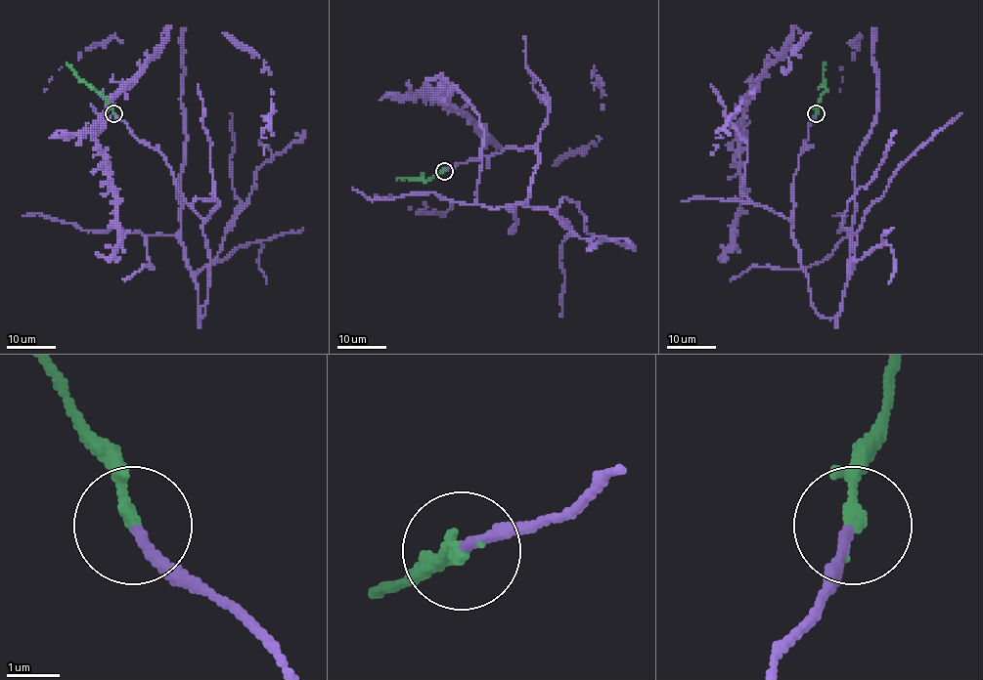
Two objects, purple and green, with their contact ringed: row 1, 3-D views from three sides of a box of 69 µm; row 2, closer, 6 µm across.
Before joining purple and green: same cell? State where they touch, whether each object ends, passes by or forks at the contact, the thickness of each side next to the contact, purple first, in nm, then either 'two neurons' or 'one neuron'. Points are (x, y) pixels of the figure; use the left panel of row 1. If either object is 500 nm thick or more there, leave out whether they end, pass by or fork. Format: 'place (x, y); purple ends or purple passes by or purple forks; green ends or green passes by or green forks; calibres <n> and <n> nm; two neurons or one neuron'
place (113, 113); purple ends; green passes by; calibres 190 and 180 nm; one neuron

